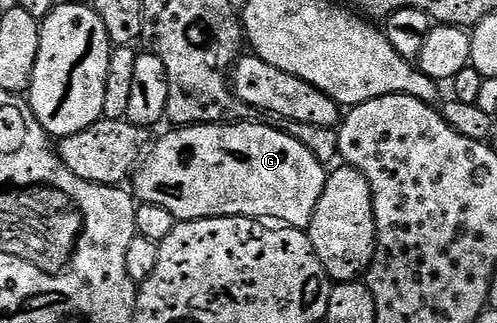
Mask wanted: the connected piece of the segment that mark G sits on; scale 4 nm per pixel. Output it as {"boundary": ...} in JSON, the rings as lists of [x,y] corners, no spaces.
{"boundary":[[[265,122],[189,124],[170,130],[156,142],[151,157],[149,152],[133,173],[133,192],[142,203],[165,206],[179,222],[214,216],[247,216],[250,220],[278,222],[288,228],[310,229],[313,210],[317,210],[329,172],[297,138],[273,130]]]}

